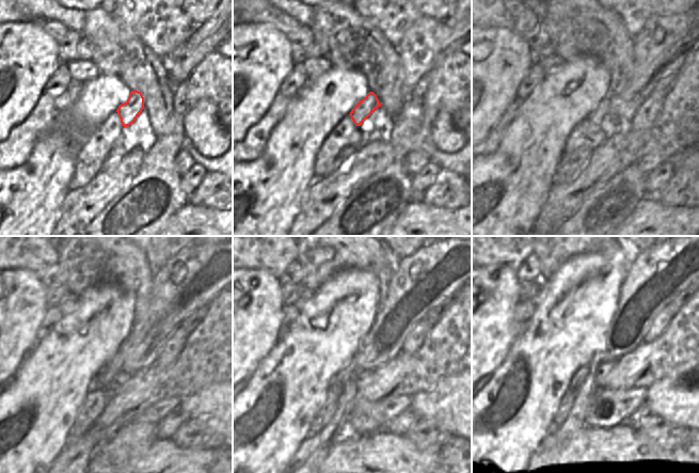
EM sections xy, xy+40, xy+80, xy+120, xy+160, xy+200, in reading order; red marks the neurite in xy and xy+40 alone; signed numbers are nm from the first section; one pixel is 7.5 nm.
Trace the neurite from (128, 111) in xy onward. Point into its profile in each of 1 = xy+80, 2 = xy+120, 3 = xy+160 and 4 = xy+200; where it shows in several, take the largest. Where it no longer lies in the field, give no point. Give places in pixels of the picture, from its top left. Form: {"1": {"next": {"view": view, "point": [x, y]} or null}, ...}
{"1": {"next": {"view": "xy+80", "point": [601, 110]}}, "2": {"next": {"view": "xy+120", "point": [101, 380]}}, "3": {"next": {"view": "xy+160", "point": [336, 384]}}, "4": {"next": {"view": "xy+200", "point": [578, 378]}}}

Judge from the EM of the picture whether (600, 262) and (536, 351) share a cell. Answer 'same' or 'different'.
same

